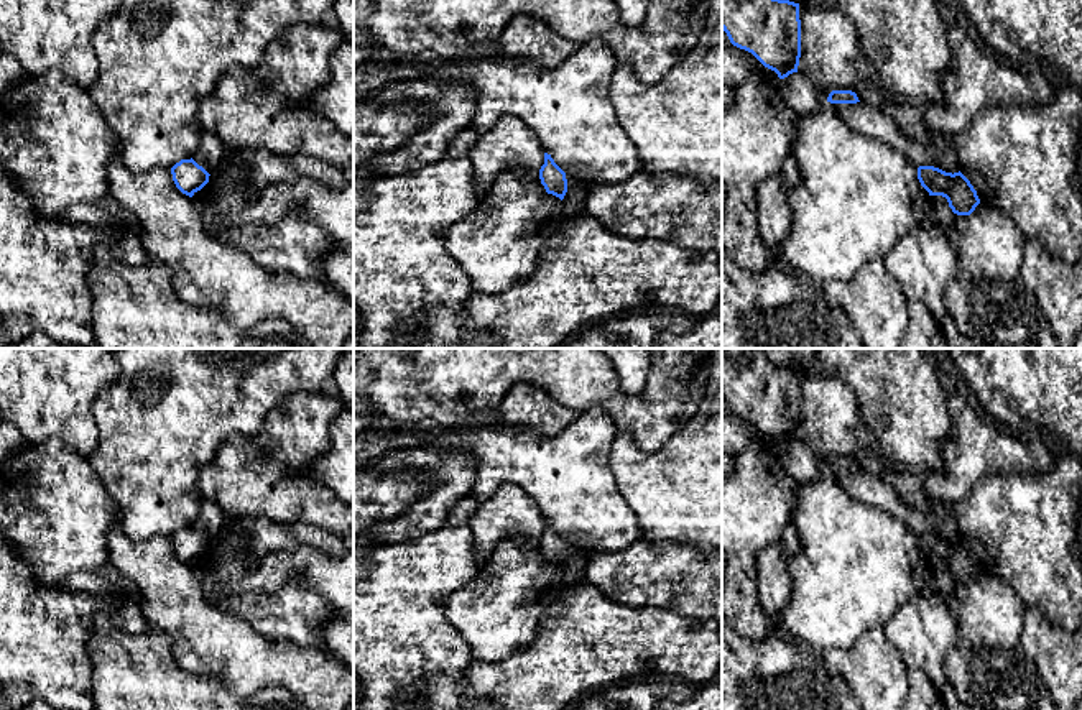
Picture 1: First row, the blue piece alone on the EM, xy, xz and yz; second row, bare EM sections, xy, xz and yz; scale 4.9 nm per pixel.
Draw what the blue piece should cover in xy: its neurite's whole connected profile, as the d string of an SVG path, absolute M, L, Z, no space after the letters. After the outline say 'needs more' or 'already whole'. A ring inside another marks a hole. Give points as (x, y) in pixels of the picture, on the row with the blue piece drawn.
M192 158L181 159L171 168L173 181L176 187L192 197L209 182L209 173L199 166Z; already whole

